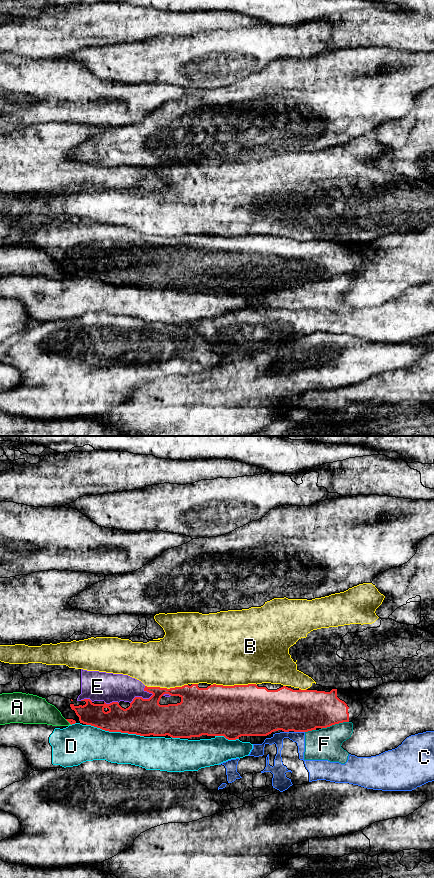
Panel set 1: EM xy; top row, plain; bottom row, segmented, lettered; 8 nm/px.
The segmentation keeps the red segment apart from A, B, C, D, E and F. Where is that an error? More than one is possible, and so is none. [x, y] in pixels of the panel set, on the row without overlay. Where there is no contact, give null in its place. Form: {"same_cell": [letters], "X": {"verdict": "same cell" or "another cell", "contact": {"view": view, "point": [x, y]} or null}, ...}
{"same_cell": ["E"], "A": {"verdict": "another cell", "contact": {"view": "xy", "point": [68, 273]}}, "B": {"verdict": "another cell", "contact": {"view": "xy", "point": [234, 237]}}, "C": {"verdict": "another cell", "contact": {"view": "xy", "point": [299, 283]}}, "D": {"verdict": "another cell", "contact": {"view": "xy", "point": [115, 283]}}, "E": {"verdict": "same cell", "contact": {"view": "xy", "point": [141, 249]}}, "F": {"verdict": "another cell", "contact": {"view": "xy", "point": [334, 276]}}}

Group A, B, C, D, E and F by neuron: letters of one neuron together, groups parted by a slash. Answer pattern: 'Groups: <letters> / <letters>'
Groups: A / B / C F / D / E

